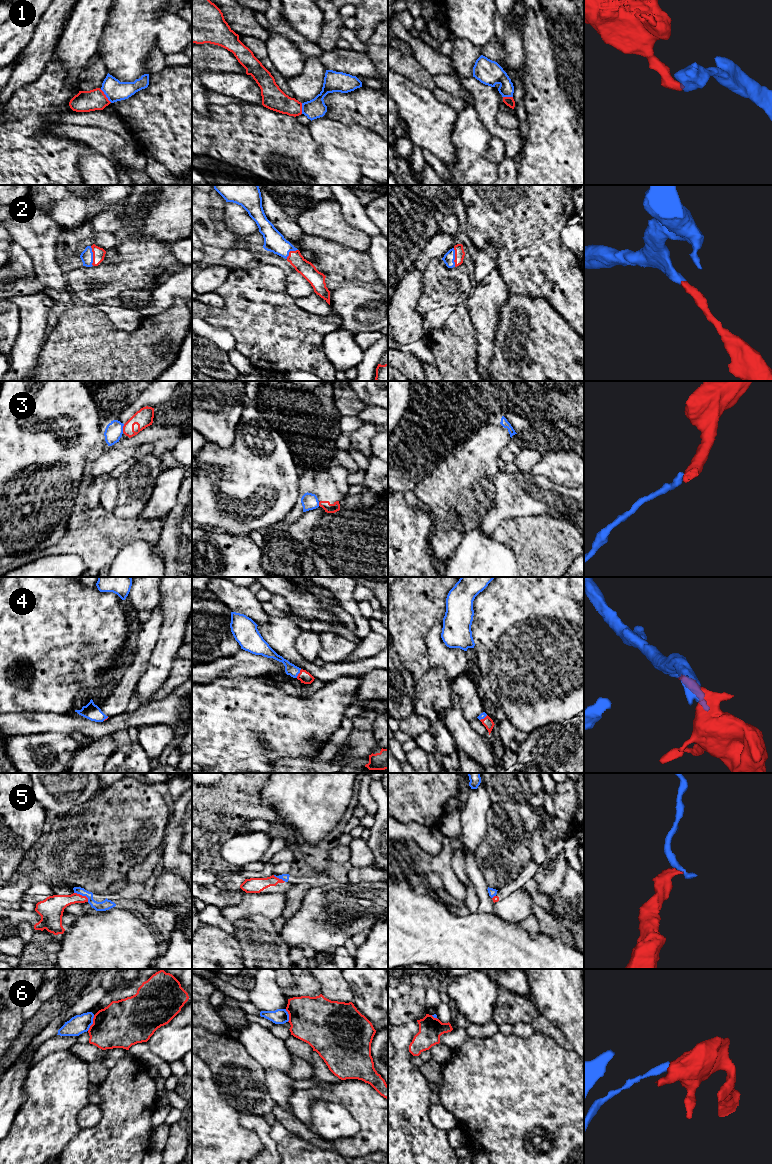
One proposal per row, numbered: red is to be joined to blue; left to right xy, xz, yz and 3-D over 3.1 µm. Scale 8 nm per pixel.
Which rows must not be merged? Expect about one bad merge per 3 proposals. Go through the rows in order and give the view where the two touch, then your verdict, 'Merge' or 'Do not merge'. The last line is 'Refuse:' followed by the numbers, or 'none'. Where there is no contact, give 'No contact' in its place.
1: Touches blue in xy. Do not merge
2: Touches blue in xy. Merge
3: Touches blue in xy. Do not merge
4: Touches blue in xz. Merge
5: Touches blue in xy. Do not merge
6: Touches blue in xy. Do not merge
Refuse: 1, 3, 5, 6

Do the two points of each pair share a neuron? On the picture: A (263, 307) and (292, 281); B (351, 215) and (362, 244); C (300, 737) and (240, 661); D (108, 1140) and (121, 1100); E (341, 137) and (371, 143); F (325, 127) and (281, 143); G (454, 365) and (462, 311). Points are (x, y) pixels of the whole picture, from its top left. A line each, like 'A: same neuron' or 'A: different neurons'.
A: different neurons
B: different neurons
C: different neurons
D: same neuron
E: same neuron
F: different neurons
G: same neuron

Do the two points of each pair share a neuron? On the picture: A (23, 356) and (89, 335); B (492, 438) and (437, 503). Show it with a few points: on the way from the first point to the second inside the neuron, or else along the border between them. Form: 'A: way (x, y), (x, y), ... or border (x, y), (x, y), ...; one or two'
A: border (48, 333), (37, 366), (33, 370); two
B: way (485, 454), (452, 487); one

